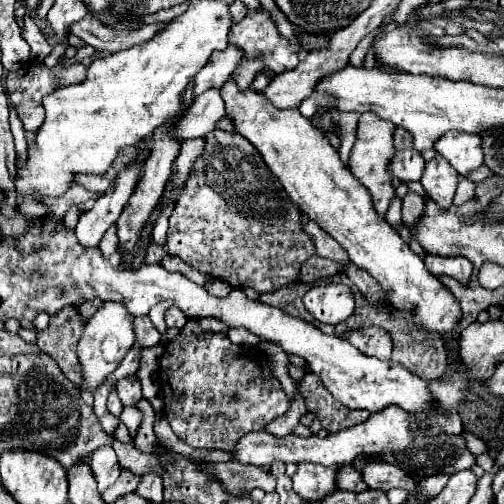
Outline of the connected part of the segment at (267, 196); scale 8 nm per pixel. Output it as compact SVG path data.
M216 129L206 135L204 153L194 161L188 181L180 197L176 199L176 209L170 217L166 243L158 245L152 241L146 249L144 263L160 265L166 255L178 255L186 265L214 279L222 279L234 289L252 287L258 293L268 293L296 281L300 265L316 255L316 249L310 237L302 231L300 209L290 203L288 193L266 167L256 147L238 133Z

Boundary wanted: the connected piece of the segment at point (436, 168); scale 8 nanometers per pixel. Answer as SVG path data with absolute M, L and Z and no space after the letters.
M436 155L432 161L426 163L424 175L420 179L426 195L438 203L440 209L448 209L452 205L452 197L458 185L458 171L444 161L444 157Z

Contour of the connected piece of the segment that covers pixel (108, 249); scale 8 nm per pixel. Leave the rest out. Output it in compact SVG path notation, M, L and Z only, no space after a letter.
M112 225L112 229L108 229L104 239L100 241L100 251L106 259L110 259L110 255L116 253L116 225Z

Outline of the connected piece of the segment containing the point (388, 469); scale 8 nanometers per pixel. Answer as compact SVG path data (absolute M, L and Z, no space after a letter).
M368 461L362 467L360 477L370 489L390 491L392 487L398 487L398 489L406 489L408 493L416 489L416 481L412 481L412 477L408 477L406 471L396 469L396 465L388 465L382 461Z

